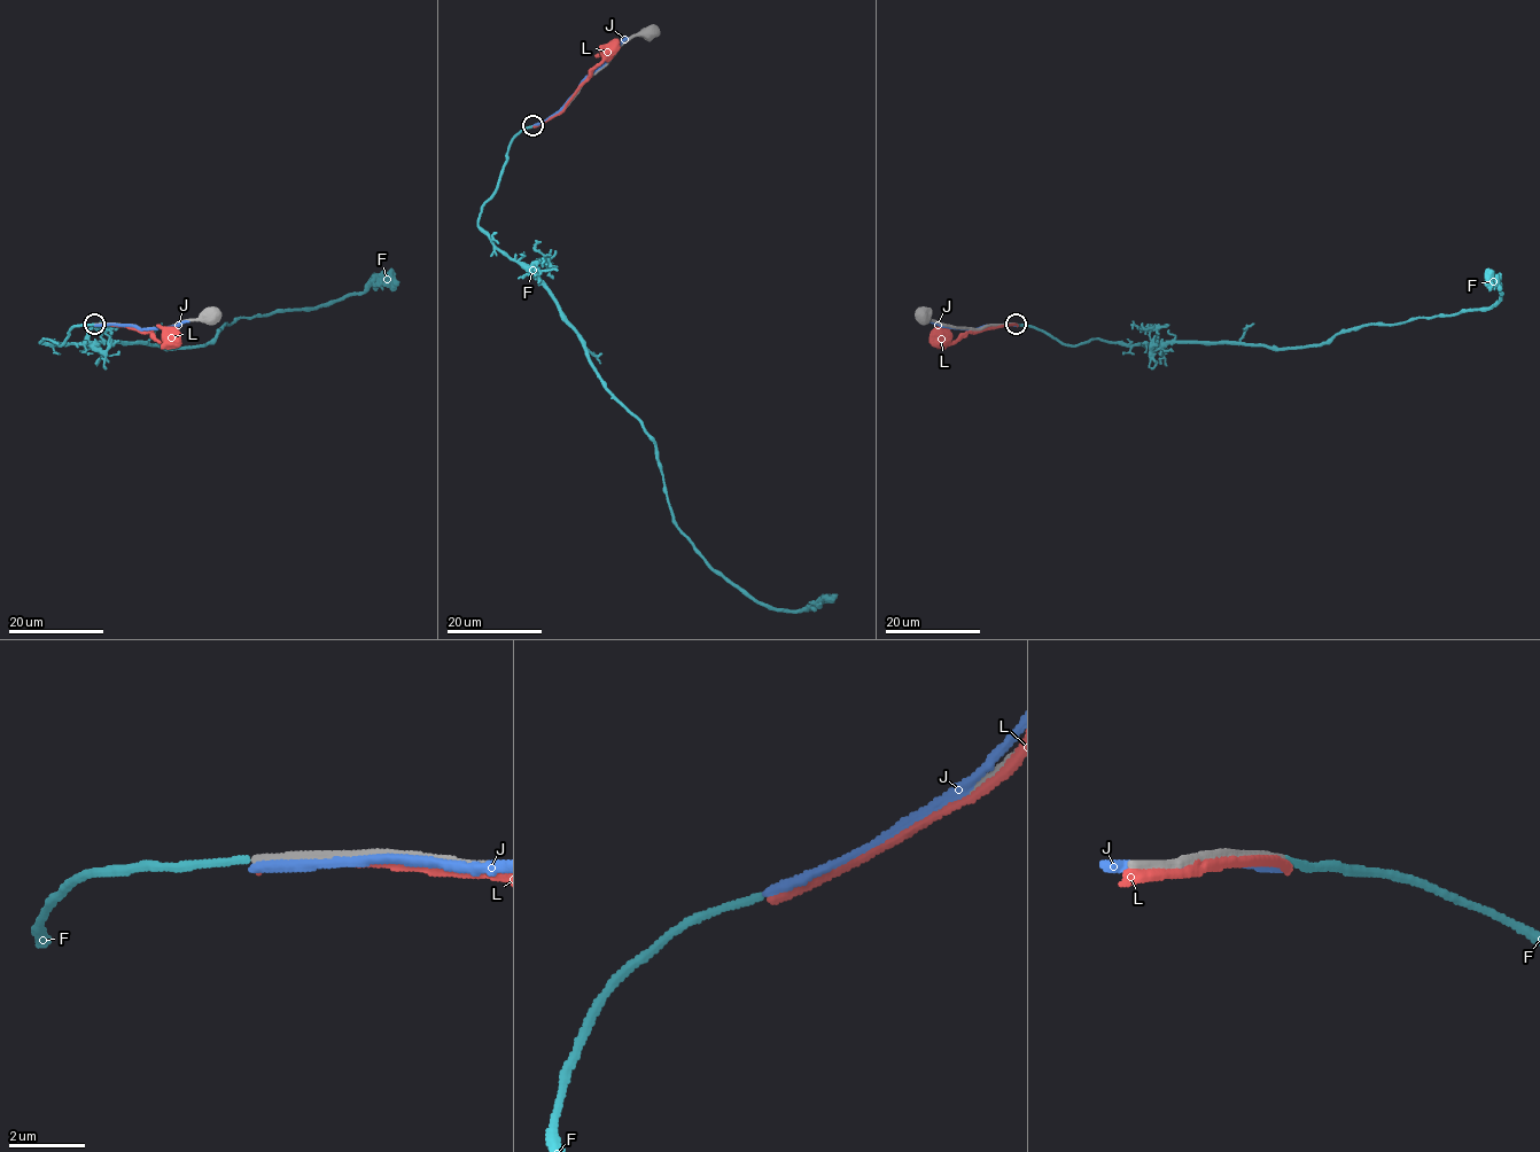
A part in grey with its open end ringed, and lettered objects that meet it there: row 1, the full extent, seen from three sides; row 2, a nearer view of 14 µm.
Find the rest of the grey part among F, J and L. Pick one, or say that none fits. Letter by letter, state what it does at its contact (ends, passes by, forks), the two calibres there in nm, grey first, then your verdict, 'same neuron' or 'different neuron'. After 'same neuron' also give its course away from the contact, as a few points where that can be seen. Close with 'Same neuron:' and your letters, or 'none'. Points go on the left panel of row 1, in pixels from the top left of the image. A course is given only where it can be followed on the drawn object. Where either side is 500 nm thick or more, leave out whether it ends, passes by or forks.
F: it ends | 200/200 nm | same neuron | via (94, 324), (75, 325), (60, 345), (39, 342), (202, 347), (239, 318), (316, 309), (376, 279), (398, 282)
J: it passes by | 180/240 nm | different neuron
L: it passes by | 180/200 nm | different neuron
Same neuron: F

